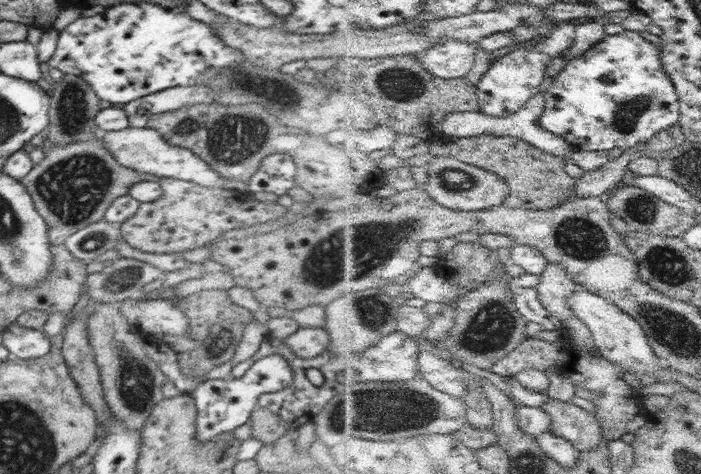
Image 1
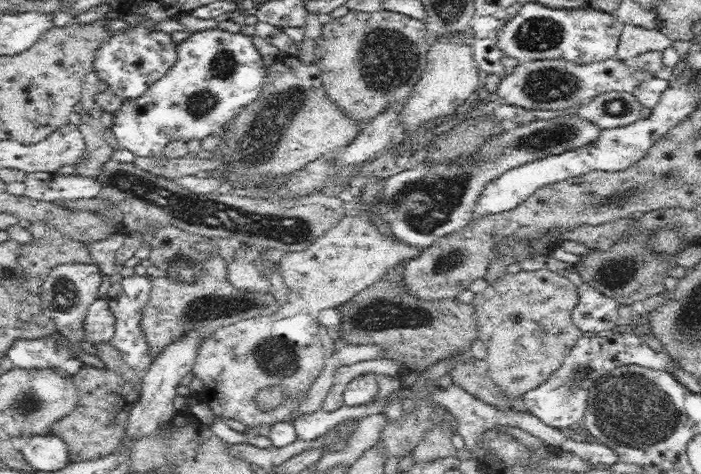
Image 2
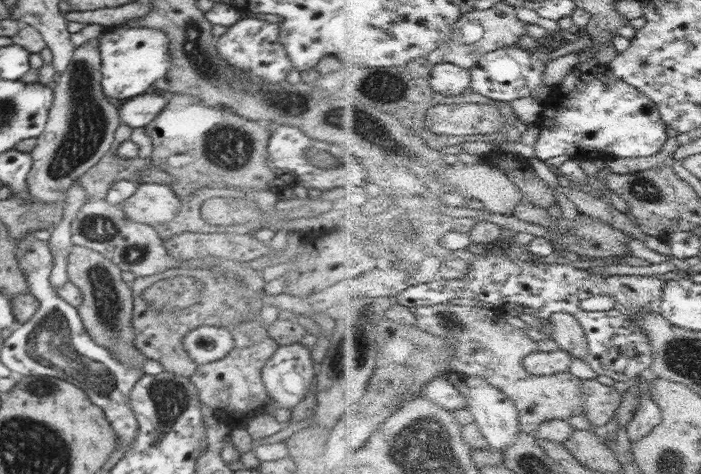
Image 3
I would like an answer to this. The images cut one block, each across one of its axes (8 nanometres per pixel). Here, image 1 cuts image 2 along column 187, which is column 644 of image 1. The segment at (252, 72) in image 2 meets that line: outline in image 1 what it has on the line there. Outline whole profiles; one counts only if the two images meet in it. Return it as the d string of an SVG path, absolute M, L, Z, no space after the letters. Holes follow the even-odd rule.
M634 30L607 34L590 52L573 58L554 77L552 87L545 95L547 110L541 121L543 126L566 138L575 151L608 151L613 148L628 150L638 144L648 143L662 130L675 129L681 121L681 94L678 94L674 78L670 78L666 72L662 48Z

